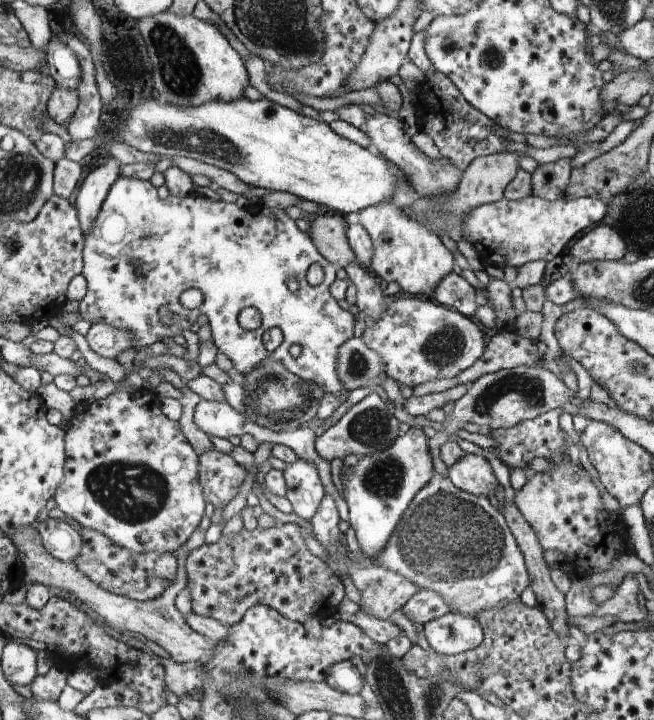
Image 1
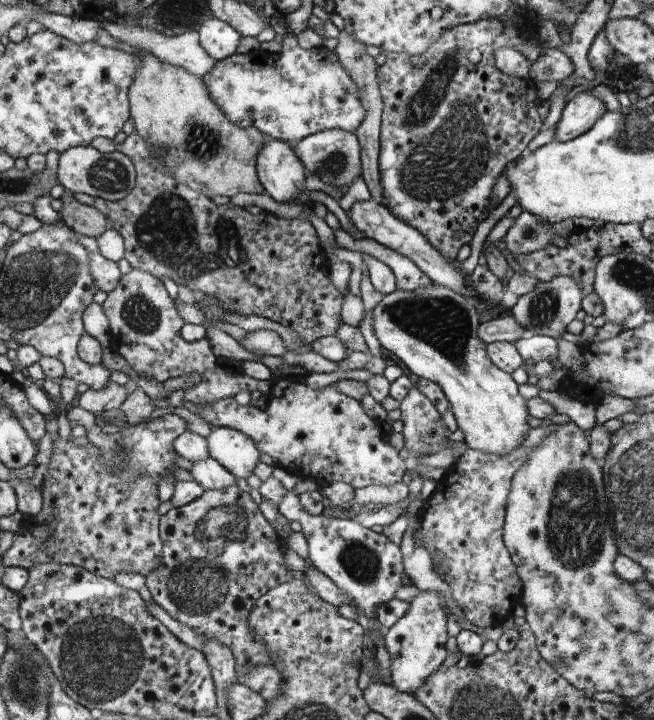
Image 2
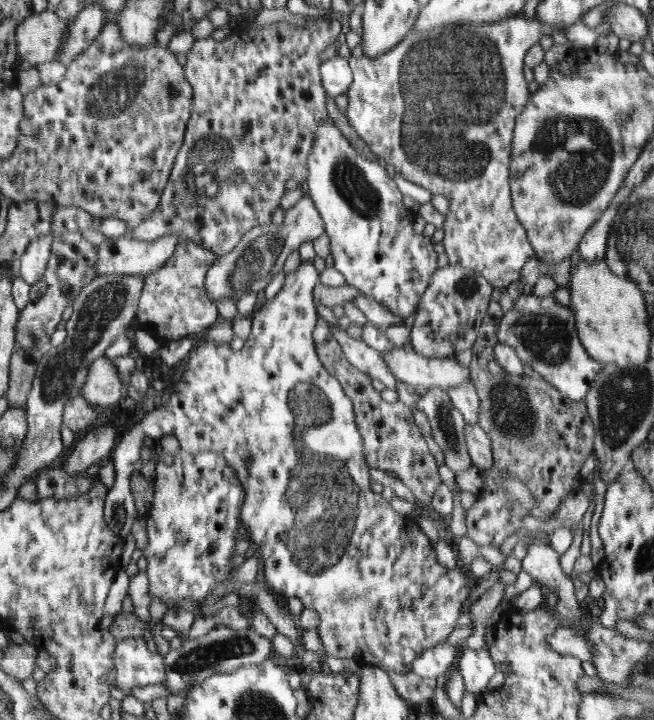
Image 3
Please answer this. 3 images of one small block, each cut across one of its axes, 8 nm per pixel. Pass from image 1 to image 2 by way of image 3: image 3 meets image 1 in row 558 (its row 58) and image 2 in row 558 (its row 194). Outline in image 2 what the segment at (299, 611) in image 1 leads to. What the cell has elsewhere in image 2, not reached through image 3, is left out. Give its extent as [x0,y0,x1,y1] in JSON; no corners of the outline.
[145,485,292,667]

